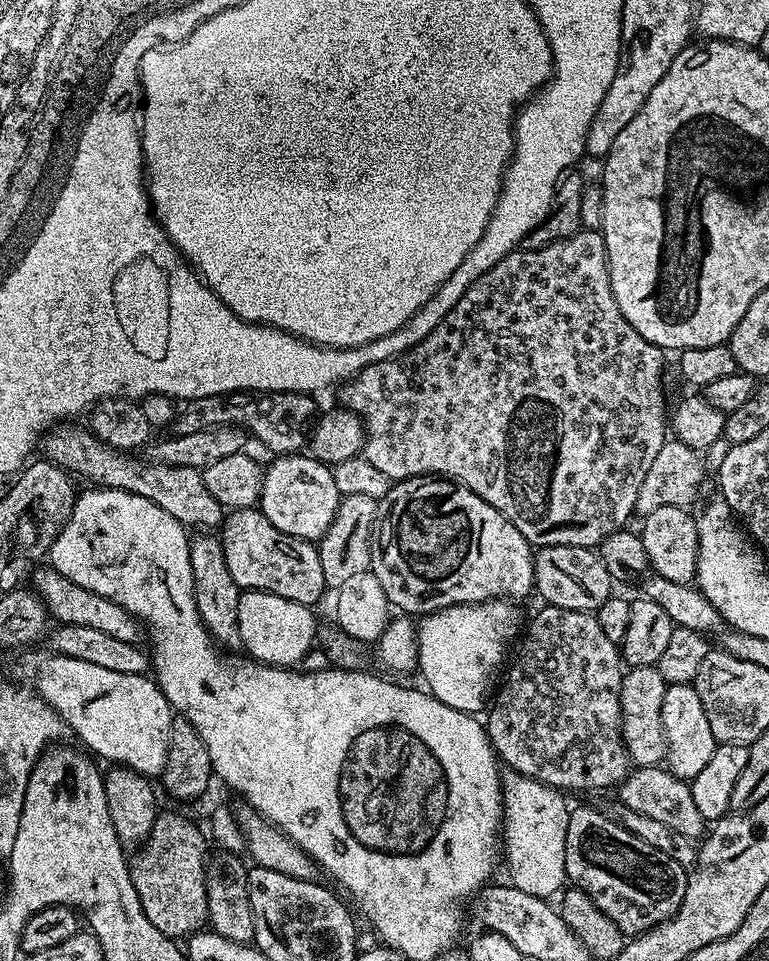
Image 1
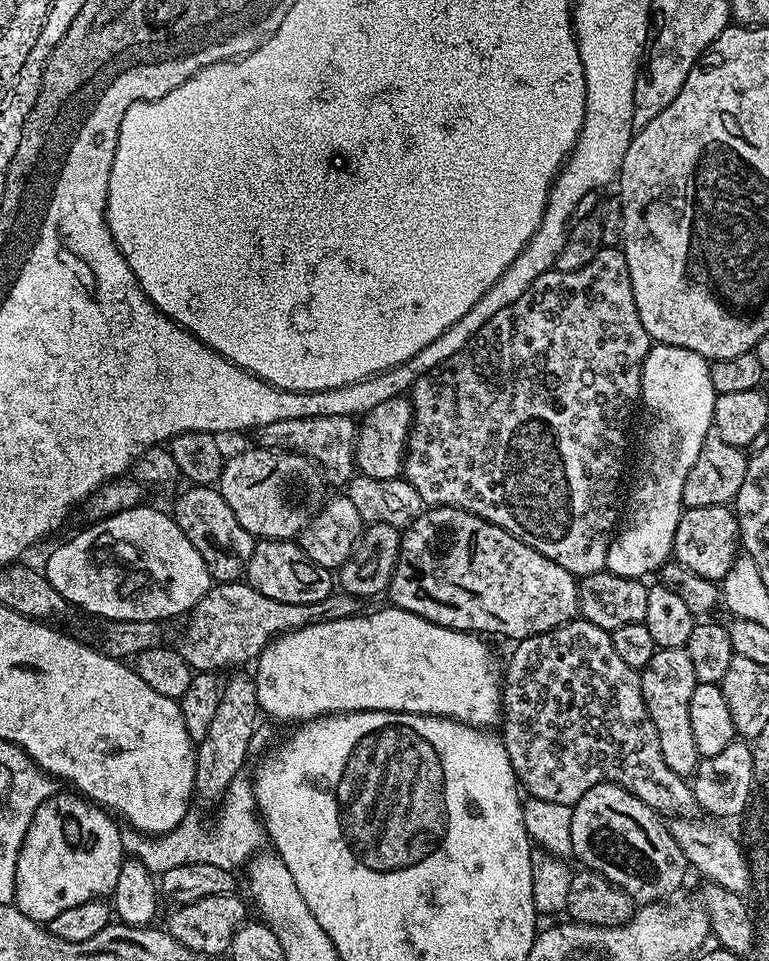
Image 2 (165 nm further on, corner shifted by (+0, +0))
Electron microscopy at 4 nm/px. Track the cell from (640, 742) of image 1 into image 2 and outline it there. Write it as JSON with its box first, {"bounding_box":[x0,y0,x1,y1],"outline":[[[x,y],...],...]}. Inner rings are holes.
{"bounding_box":[640,647,702,778],"outline":[[[687,647],[657,648],[654,658],[650,658],[640,672],[642,698],[658,730],[666,766],[670,766],[674,774],[685,778],[691,777],[702,759],[698,754],[698,746],[694,746],[694,734],[690,727],[690,694],[694,694],[697,683]]]}

